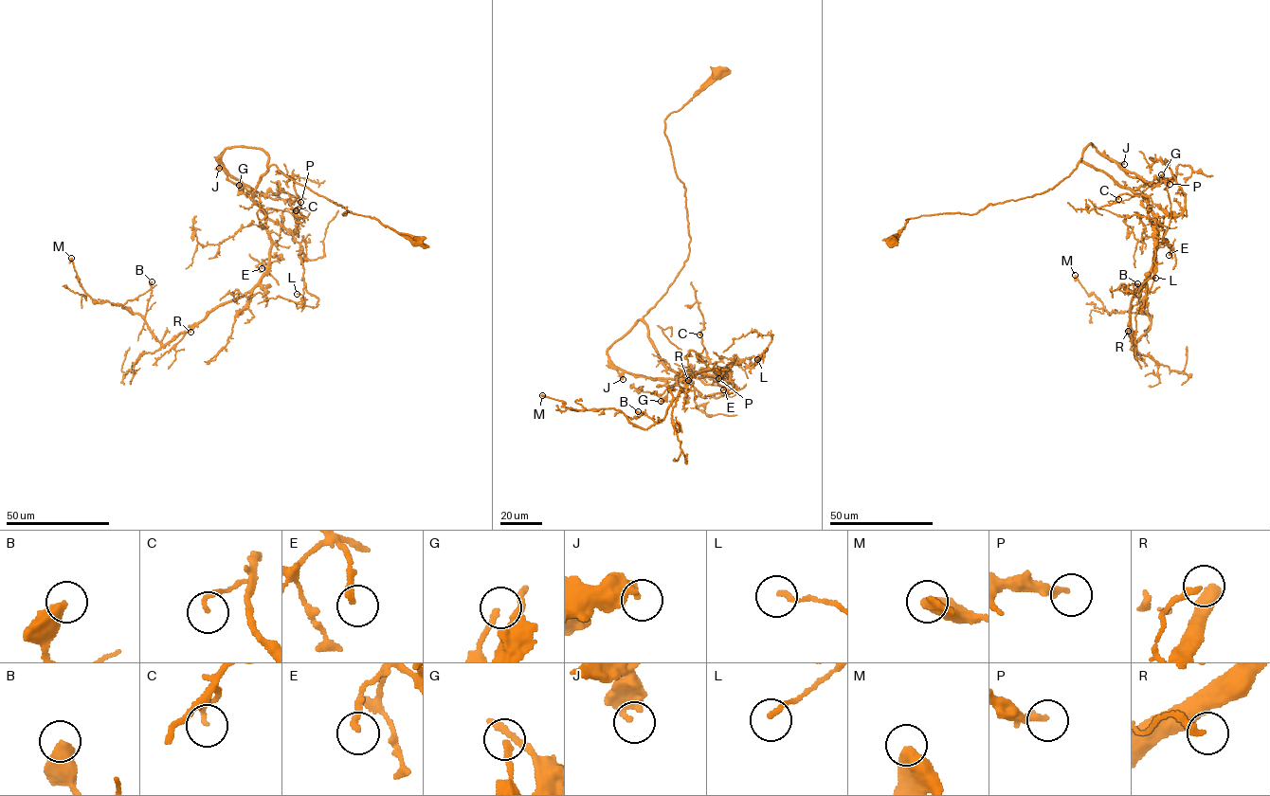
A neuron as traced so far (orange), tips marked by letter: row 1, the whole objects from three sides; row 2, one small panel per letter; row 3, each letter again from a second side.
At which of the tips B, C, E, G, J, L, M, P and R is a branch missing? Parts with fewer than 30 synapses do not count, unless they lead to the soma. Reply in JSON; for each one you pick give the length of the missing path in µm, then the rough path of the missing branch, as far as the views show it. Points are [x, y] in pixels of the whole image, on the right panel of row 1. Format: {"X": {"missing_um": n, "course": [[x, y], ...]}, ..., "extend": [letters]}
{"P": {"missing_um": 40, "course": [[1170, 184], [1172, 184], [1175, 191], [1166, 168], [1152, 154]]}, "extend": ["P"]}

